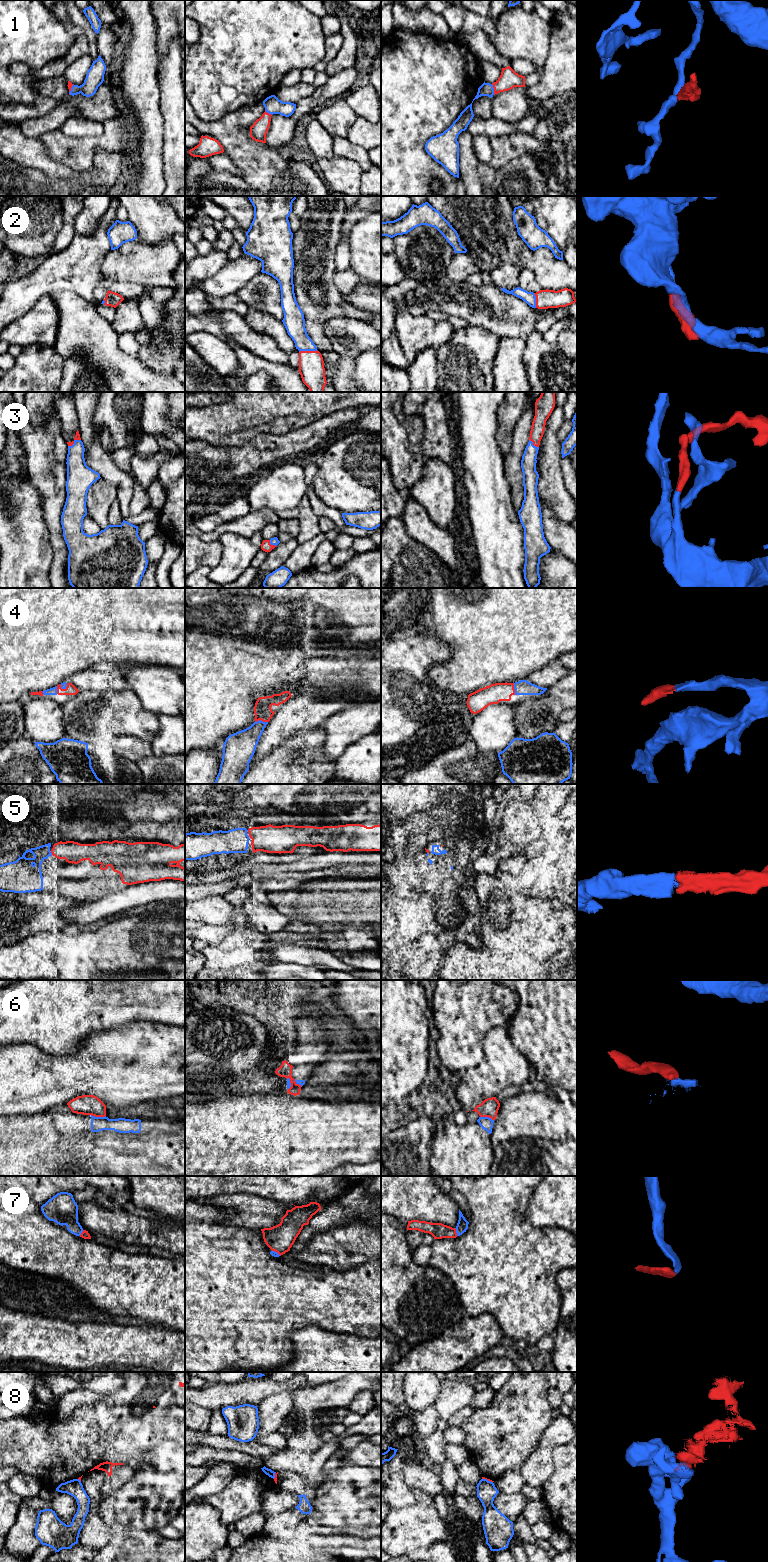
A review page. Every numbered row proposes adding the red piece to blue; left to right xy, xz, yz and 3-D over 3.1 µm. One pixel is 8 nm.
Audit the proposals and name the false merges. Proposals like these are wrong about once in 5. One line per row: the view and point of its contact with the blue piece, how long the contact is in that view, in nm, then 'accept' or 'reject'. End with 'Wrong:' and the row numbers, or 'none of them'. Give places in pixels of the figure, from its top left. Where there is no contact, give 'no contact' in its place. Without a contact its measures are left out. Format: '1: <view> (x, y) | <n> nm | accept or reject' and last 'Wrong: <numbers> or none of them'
1: yz (493, 89) | 90 nm | accept
2: xz (308, 350) | 150 nm | accept
3: yz (532, 444) | 100 nm | accept
4: xz (261, 721) | 100 nm | accept
5: xy (51, 853) | 40 nm | accept
6: xy (98, 1117) | 120 nm | reject
7: yz (456, 1232) | 70 nm | accept
8: yz (487, 1480) | 90 nm | reject
Wrong: 6, 8

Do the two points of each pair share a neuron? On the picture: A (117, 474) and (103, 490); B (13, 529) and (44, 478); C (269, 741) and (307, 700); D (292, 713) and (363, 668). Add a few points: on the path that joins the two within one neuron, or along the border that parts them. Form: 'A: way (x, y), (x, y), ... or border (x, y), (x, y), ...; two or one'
A: border (101, 477), (115, 488), (117, 499); two
B: border (27, 468), (30, 483), (40, 494), (42, 513); two
C: way (277, 731), (298, 710); one
D: border (295, 695), (303, 690), (312, 690), (327, 699); two

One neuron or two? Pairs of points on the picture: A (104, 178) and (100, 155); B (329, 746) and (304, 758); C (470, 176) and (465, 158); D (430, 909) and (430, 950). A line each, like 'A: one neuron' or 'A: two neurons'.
A: one neuron
B: one neuron
C: one neuron
D: two neurons

